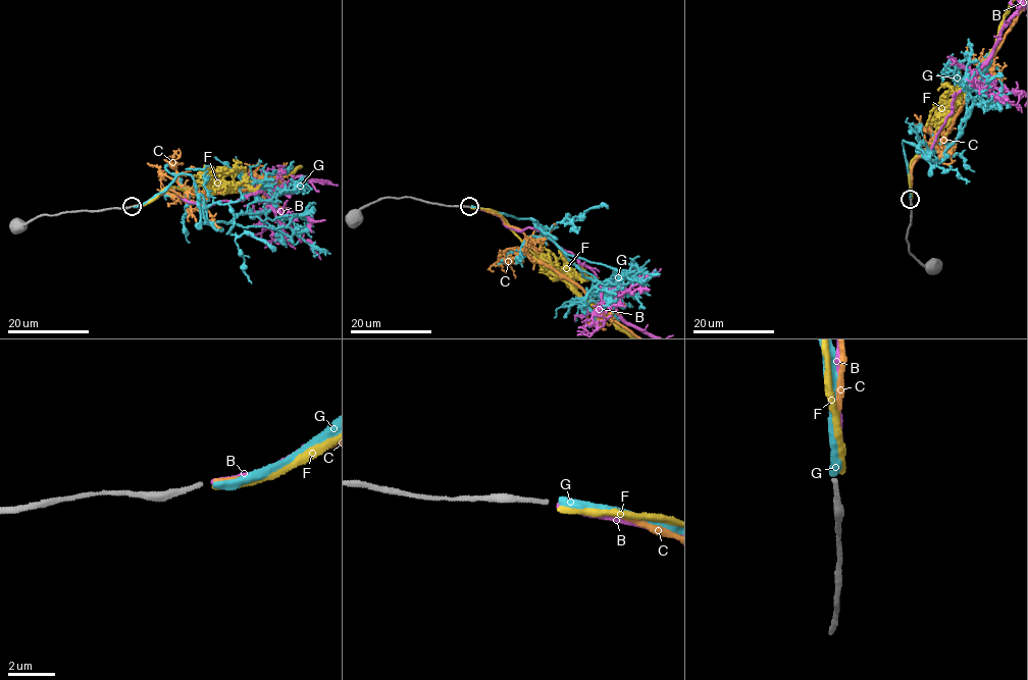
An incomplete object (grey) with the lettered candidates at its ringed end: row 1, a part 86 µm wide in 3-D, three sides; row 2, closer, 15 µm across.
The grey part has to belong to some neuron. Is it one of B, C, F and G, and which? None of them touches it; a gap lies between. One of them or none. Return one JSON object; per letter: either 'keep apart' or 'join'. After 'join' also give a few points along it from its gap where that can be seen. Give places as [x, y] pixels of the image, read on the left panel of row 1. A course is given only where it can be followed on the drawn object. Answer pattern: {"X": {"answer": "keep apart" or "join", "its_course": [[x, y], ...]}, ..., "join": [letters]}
{"B": {"answer": "keep apart"}, "C": {"answer": "join"}, "F": {"answer": "keep apart"}, "G": {"answer": "keep apart"}, "join": ["C"]}

